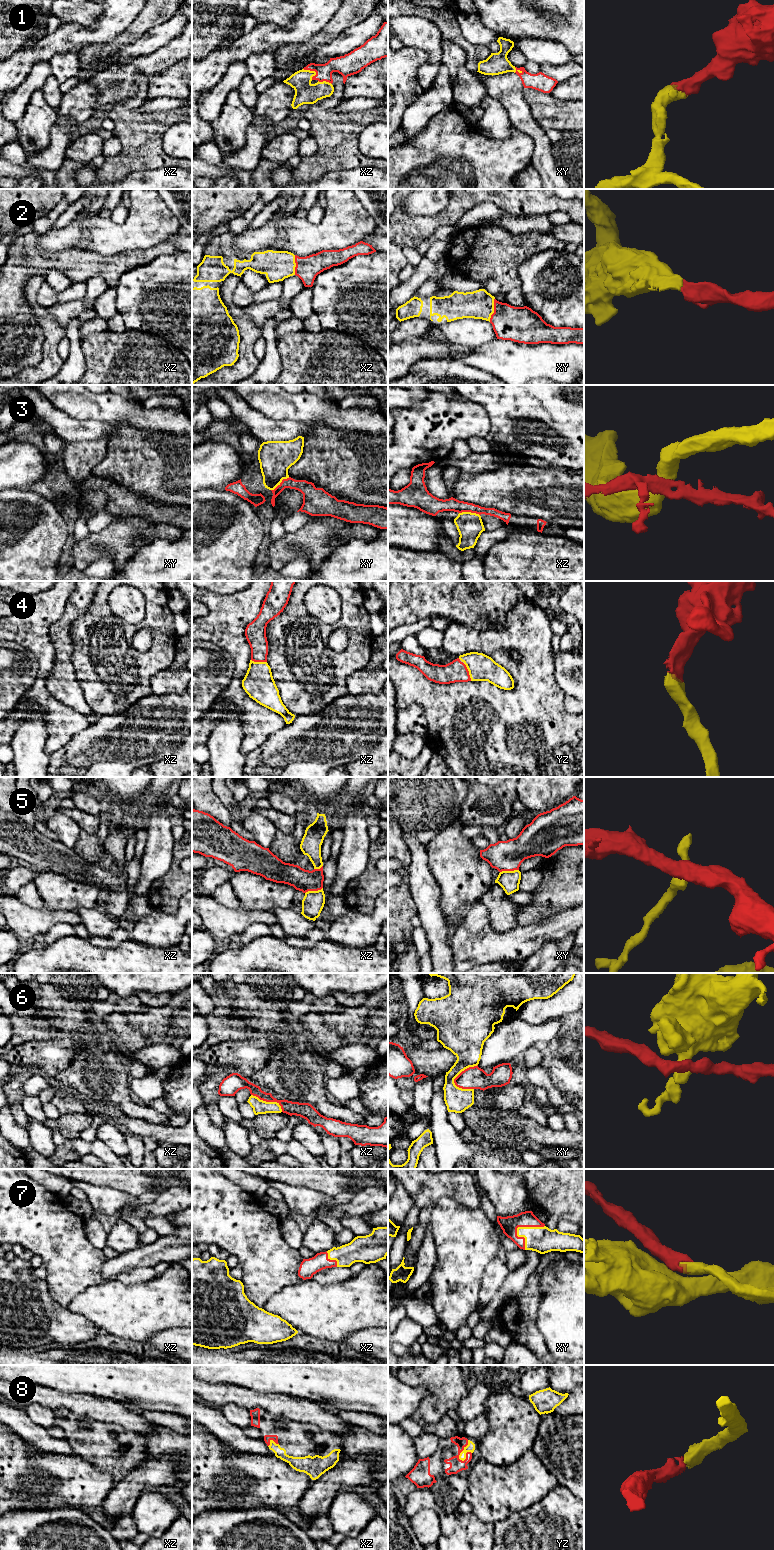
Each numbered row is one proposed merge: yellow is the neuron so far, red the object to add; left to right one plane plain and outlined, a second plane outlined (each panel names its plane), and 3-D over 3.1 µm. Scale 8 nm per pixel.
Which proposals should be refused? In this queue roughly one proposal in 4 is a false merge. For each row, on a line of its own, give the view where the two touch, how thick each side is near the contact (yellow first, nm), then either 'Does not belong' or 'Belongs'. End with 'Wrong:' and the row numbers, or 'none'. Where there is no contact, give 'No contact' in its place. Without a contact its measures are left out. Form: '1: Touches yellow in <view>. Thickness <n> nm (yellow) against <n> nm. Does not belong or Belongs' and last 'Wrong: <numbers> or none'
1: Touches yellow in xz. Thickness 180 nm (yellow) against 130 nm. Belongs
2: Touches yellow in xy. Thickness 240 nm (yellow) against 280 nm. Belongs
3: Touches yellow in xz. Thickness 200 nm (yellow) against 110 nm. Does not belong
4: Touches yellow in yz. Thickness 220 nm (yellow) against 180 nm. Belongs
5: Touches yellow in xy. Thickness 160 nm (yellow) against 240 nm. Does not belong
6: Touches yellow in xy. Thickness 300 nm (yellow) against 180 nm. Does not belong
7: Touches yellow in xy. Thickness 200 nm (yellow) against 140 nm. Belongs
8: Touches yellow in yz. Thickness 70 nm (yellow) against 110 nm. Belongs
Wrong: 3, 5, 6

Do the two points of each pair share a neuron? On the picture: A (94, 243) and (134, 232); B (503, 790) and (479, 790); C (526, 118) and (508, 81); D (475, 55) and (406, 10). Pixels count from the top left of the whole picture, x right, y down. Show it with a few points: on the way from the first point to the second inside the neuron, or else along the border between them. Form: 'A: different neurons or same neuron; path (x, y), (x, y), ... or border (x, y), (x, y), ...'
A: same neuron; path (104, 238), (124, 236)
B: same neuron; path (497, 791), (485, 791)
C: same neuron; path (517, 109), (508, 90)
D: same neuron; path (458, 38), (435, 15), (423, 11)

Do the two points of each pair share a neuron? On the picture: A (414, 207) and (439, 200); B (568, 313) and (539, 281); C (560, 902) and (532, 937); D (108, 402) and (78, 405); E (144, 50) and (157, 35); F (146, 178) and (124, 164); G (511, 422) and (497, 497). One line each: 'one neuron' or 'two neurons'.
A: one neuron
B: one neuron
C: two neurons
D: one neuron
E: one neuron
F: two neurons
G: two neurons

